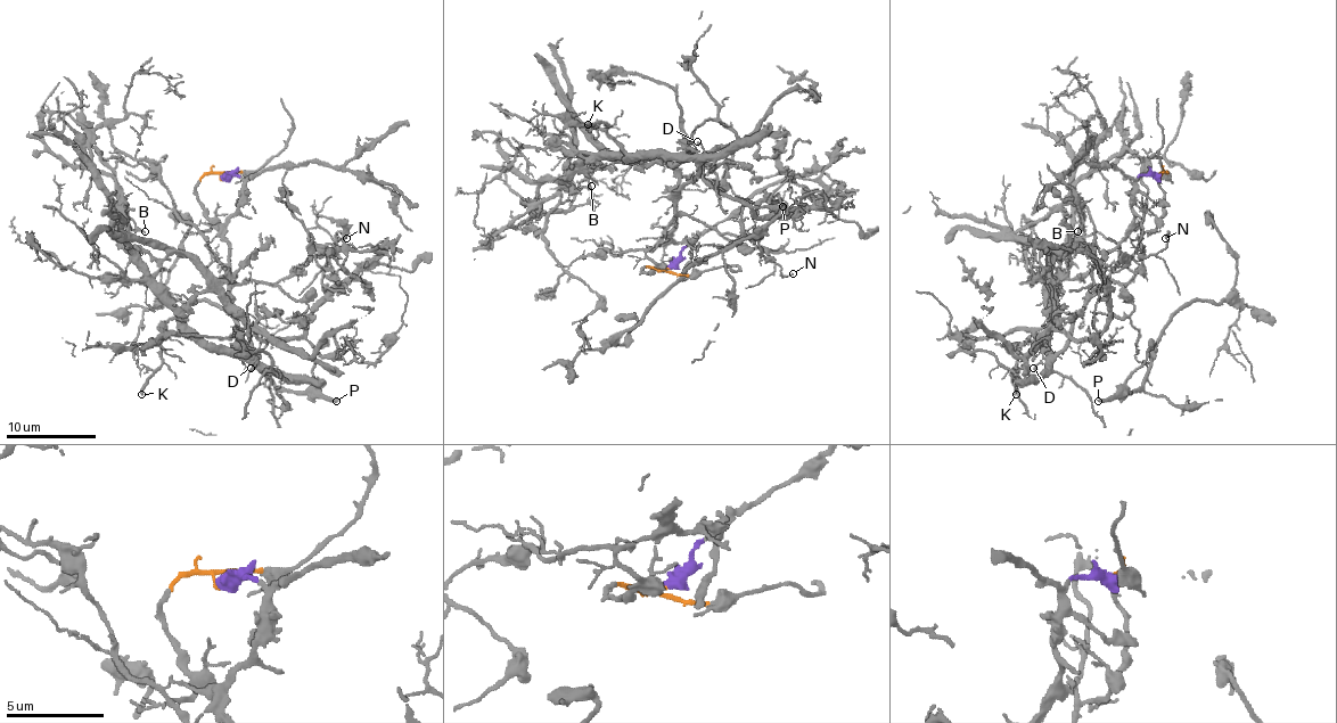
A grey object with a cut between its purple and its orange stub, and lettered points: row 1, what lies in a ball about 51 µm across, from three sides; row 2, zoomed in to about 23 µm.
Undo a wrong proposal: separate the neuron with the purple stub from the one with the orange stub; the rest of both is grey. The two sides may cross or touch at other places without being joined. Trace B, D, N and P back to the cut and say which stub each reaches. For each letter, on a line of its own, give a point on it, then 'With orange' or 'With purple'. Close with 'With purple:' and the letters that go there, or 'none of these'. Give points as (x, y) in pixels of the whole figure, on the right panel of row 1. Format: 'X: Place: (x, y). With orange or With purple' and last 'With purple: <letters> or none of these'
B: Place: (1077, 231). With purple
D: Place: (1033, 368). With orange
N: Place: (1165, 238). With orange
P: Place: (1098, 401). With orange
With purple: B

